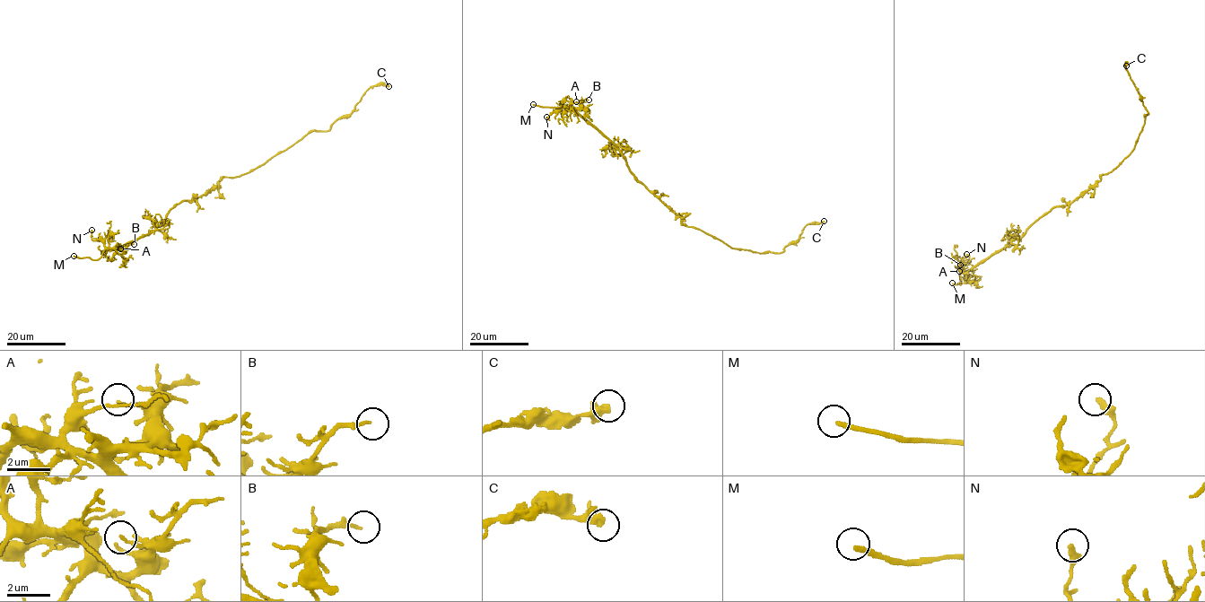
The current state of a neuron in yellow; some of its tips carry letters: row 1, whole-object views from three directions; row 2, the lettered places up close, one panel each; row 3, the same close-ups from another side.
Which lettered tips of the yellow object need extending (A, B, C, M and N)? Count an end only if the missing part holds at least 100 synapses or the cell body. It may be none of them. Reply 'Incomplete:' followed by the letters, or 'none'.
Incomplete: M

